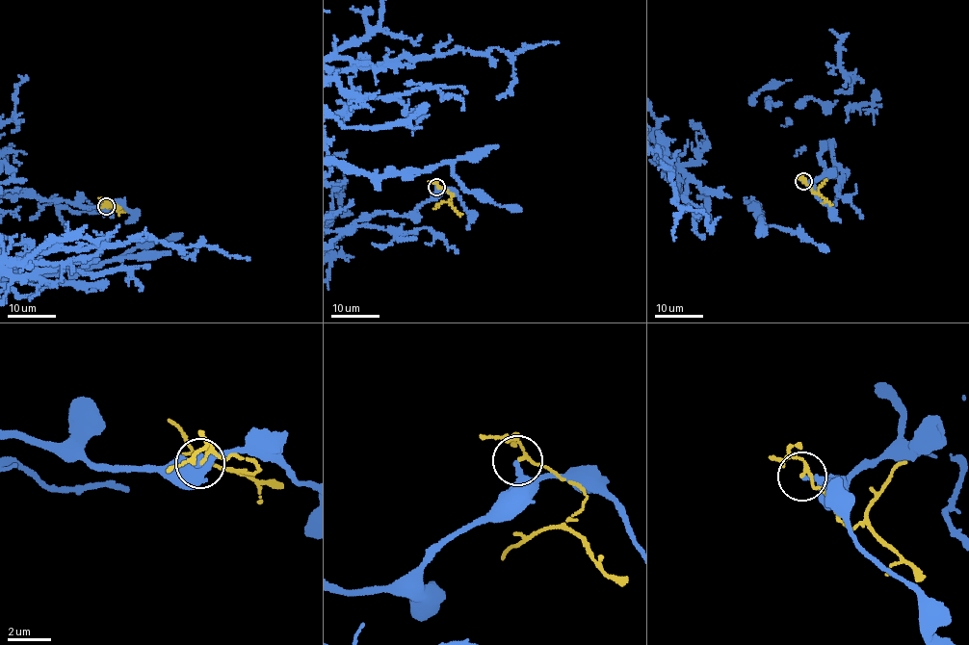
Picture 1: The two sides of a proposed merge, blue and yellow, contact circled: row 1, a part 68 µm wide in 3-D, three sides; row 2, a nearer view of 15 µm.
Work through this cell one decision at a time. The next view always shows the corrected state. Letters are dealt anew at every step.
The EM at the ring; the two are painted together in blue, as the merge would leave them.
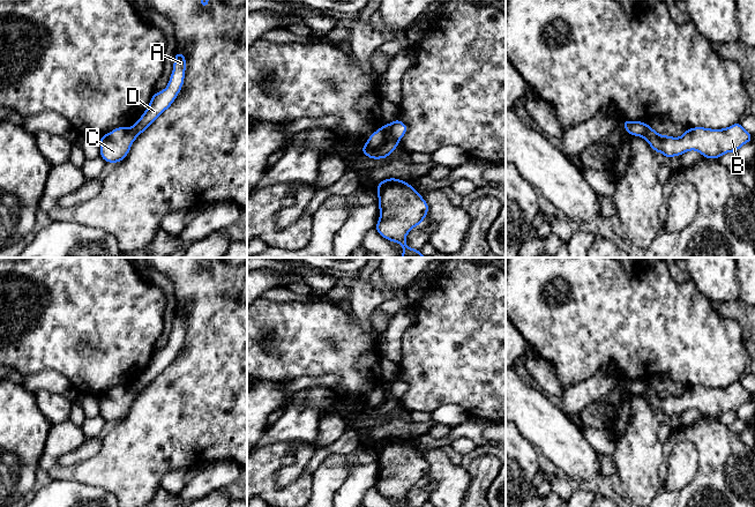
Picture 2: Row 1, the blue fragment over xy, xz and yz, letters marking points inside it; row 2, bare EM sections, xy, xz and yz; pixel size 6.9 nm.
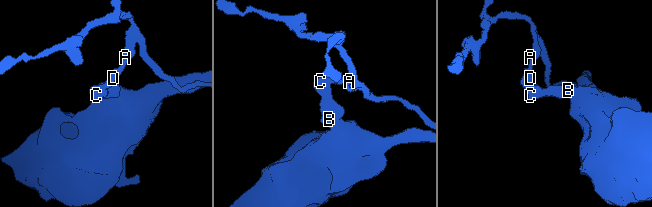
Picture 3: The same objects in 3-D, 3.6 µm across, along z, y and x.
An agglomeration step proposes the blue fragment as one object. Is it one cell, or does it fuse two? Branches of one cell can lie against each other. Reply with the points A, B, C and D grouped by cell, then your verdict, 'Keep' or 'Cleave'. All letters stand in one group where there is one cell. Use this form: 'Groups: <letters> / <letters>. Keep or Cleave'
Groups: A D / B C. Cleave

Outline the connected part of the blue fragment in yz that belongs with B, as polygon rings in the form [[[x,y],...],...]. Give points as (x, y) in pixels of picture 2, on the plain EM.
[[[740,381],[722,388],[687,387],[680,396],[660,394],[649,385],[640,395],[667,418],[690,409],[698,410],[704,417],[718,418],[724,412],[737,411],[743,403],[753,400],[752,393]]]

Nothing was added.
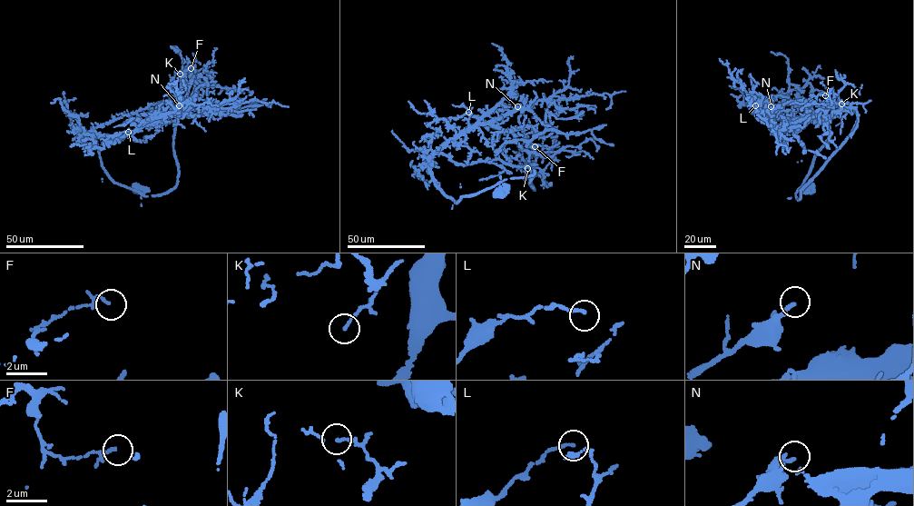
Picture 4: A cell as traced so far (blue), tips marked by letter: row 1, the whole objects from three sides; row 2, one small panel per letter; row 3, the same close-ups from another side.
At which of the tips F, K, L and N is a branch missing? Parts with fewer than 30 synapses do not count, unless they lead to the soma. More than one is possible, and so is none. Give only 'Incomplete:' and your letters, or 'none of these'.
Incomplete: none of these

